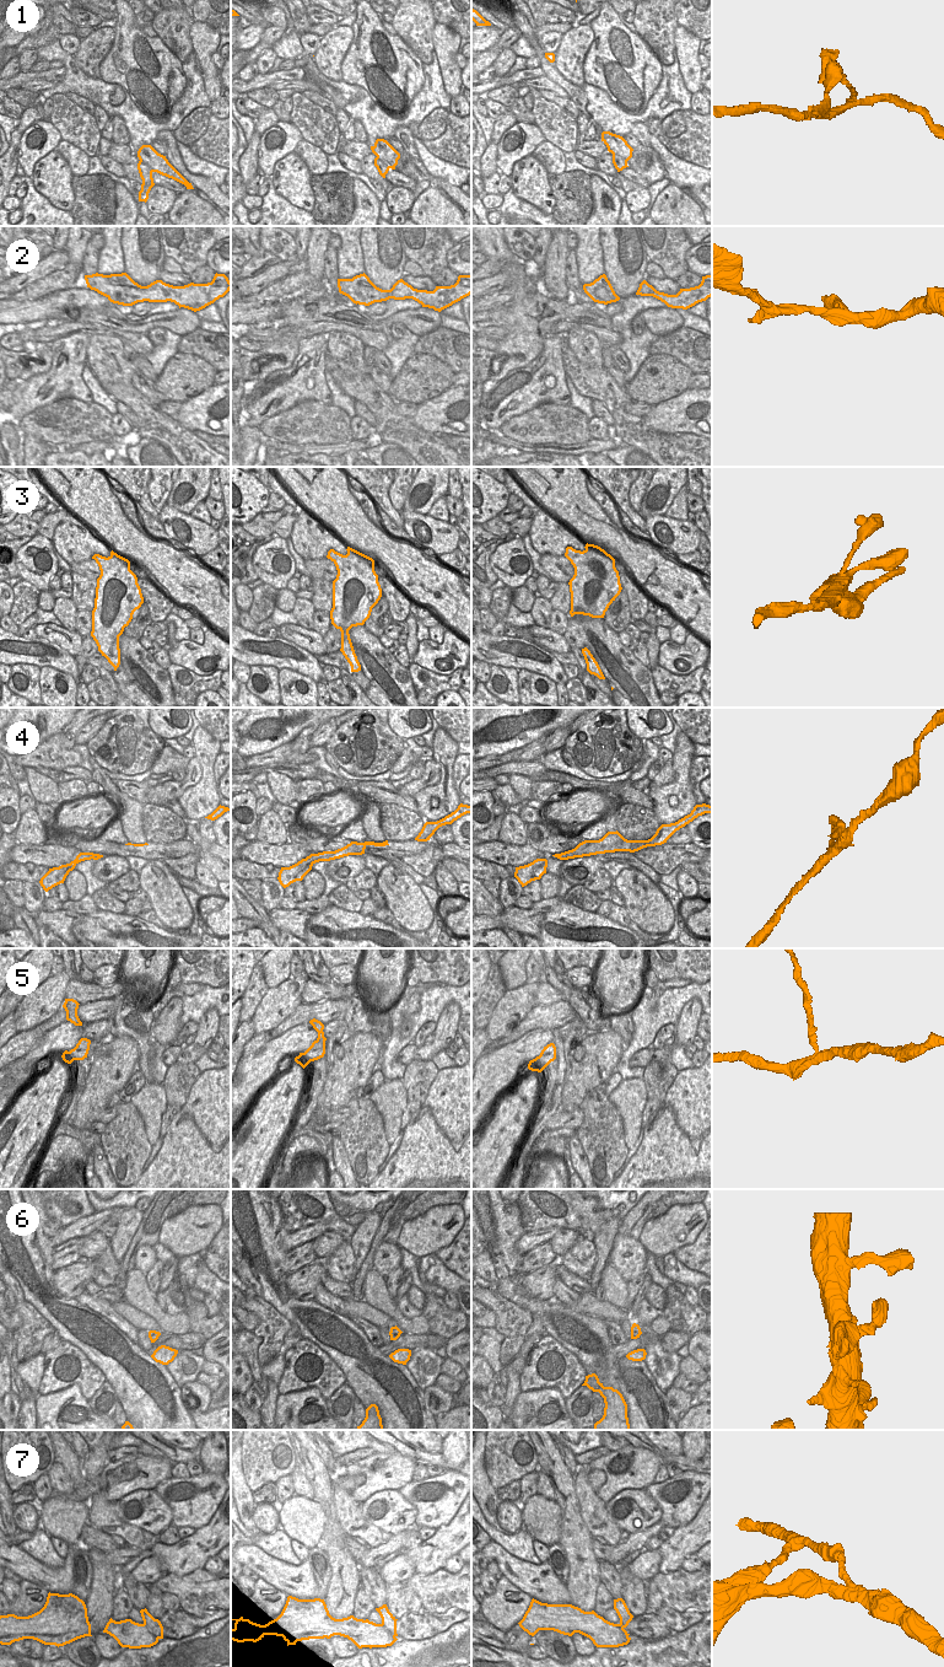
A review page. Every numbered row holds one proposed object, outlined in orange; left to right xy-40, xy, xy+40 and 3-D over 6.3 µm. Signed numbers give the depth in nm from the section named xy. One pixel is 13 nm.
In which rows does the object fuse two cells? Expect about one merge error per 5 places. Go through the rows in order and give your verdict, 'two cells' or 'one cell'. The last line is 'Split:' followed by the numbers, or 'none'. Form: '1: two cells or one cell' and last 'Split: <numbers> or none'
1: two cells
2: one cell
3: one cell
4: one cell
5: two cells
6: one cell
7: two cells
Split: 1, 5, 7

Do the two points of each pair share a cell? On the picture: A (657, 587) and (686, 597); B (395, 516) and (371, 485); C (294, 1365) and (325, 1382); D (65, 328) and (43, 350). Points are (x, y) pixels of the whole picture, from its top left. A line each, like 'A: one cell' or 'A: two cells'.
A: one cell
B: one cell
C: one cell
D: two cells

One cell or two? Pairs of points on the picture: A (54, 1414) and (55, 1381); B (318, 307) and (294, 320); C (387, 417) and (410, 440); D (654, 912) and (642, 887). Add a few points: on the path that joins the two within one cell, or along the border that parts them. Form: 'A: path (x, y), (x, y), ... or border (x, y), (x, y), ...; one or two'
A: border (39, 1394), (57, 1392), (77, 1385), (84, 1397); two
B: path (312, 312), (300, 313); one
C: path (393, 423), (404, 434); one
D: path (648, 905), (643, 901), (642, 893); one

